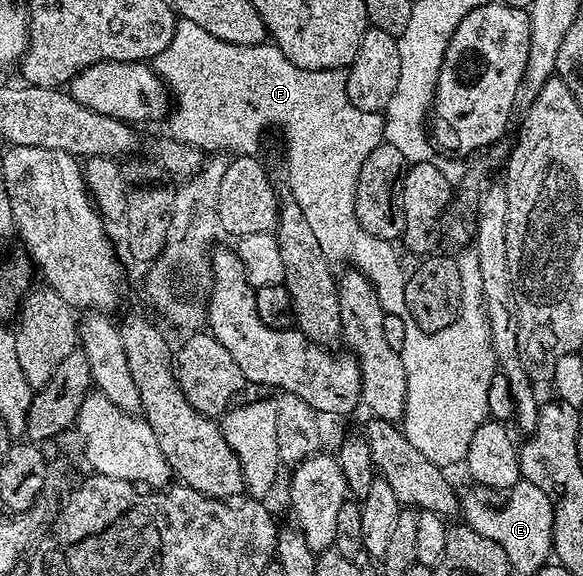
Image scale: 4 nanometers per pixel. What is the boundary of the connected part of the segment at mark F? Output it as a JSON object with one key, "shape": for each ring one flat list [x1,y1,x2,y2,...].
{"shape":[[179,19,176,22,173,41,169,41,167,48,154,59,153,66,159,72,159,78,167,84,170,94,173,96,173,110,169,115,169,124,171,123,170,134,181,143,188,143,190,147,198,147,204,153,228,153,227,151,231,151,230,153,234,153,235,155,255,155,258,152,259,142,263,139,263,134,270,127,280,127,283,130,283,139,287,142,287,181,291,185,292,195,290,196,297,205,301,205,301,213,305,213,305,218,309,220,309,226,312,227,313,234,317,236,317,242,321,245,321,249,325,252,327,258,331,260,332,264,352,263,355,266,352,268,358,274,365,276,373,285,373,289,378,295,379,304,383,307,384,314,399,316,405,323,404,348,400,352,406,375,406,413,401,420,402,432,413,443,415,449,418,449,426,459,429,459,431,463,438,465,442,469,449,469,449,466,457,463,462,464,467,458,469,444,473,439,473,435,480,428,480,425,488,420,489,384,499,367,498,359,492,345,487,307,483,304,483,288,478,285,472,285,472,287,471,285,465,285,463,287,462,307,458,311,453,324,445,326,444,329,430,332,425,331,413,321,412,315,408,313,408,305,405,300,407,275,405,274,405,270,403,271,402,265,399,264,399,255,395,252,396,244,389,239,373,237,365,229,361,229,361,225,357,221,357,213,355,212,357,177,361,173,361,165,365,165,369,153,373,153,373,149,377,149,377,145,384,142,382,114,377,111,362,111,361,109,357,109,357,105,353,105,353,101,349,101,346,70,310,71,309,69,301,69,297,65,293,65,293,61,289,61,289,57,285,57,285,53,281,53,281,49,272,45,270,42,264,41,258,43,255,47,233,45,229,41,221,41,217,37,213,37,213,33,205,33,205,29,201,29,201,25,193,25,193,21,189,21,188,19]]}

